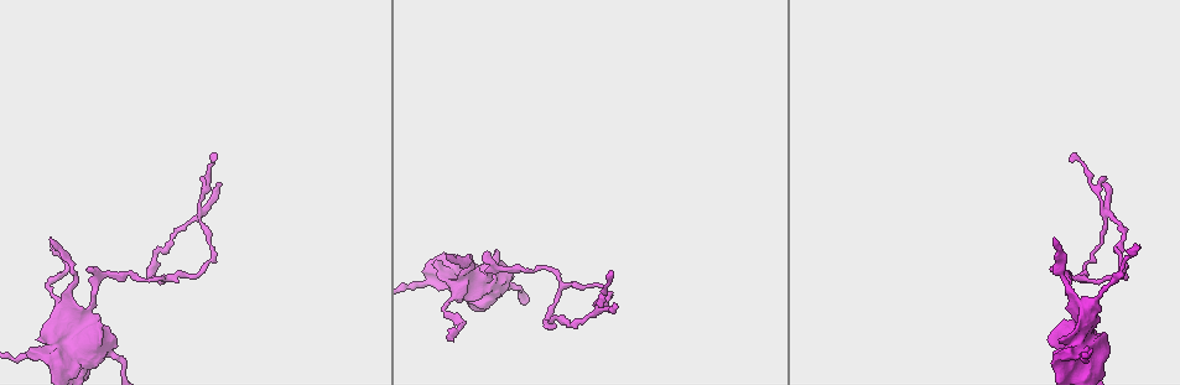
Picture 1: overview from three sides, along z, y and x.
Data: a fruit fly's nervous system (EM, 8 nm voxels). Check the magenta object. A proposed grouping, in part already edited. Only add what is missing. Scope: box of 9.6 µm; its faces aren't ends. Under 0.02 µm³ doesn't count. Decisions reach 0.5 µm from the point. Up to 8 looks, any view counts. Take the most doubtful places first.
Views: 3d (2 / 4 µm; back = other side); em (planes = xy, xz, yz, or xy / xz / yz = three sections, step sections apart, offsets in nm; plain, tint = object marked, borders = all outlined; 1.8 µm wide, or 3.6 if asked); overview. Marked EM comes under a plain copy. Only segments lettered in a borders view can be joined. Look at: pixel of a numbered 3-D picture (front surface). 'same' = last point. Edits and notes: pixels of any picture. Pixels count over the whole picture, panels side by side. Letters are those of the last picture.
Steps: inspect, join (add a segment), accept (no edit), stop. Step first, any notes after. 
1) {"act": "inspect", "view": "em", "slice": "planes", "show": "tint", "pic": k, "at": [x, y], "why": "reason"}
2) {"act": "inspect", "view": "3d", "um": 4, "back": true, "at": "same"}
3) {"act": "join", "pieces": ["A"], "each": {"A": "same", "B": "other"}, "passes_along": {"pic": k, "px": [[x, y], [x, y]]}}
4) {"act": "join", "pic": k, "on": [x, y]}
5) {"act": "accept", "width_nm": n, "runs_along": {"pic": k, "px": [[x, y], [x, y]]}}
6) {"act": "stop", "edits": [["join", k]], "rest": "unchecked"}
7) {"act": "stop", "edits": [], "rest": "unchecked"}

{"act": "inspect", "view": "em", "slice": "xy", "step": 4, "show": "tint", "pic": 1, "at": [1102, 226], "why": "closes a loop"}

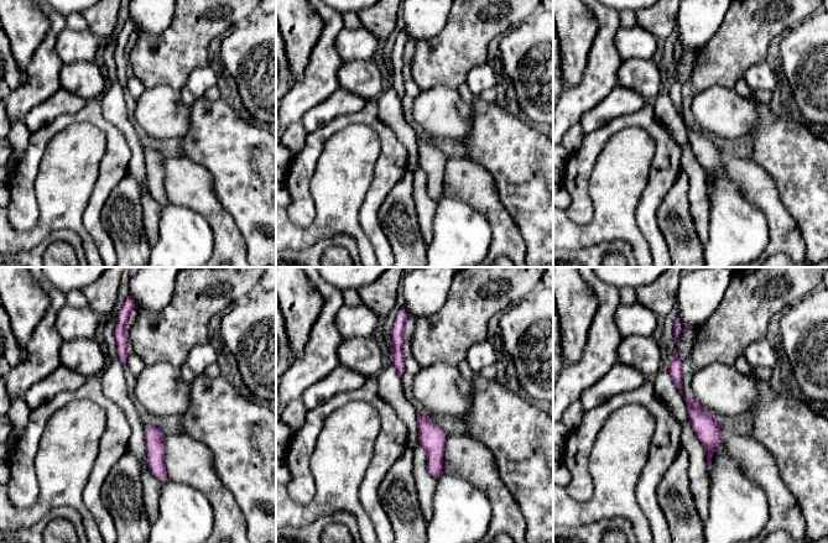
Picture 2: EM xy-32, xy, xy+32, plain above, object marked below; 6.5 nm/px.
{"act": "inspect", "view": "em", "slice": "planes", "show": "borders", "at": "same", "why": "cut it another way"}

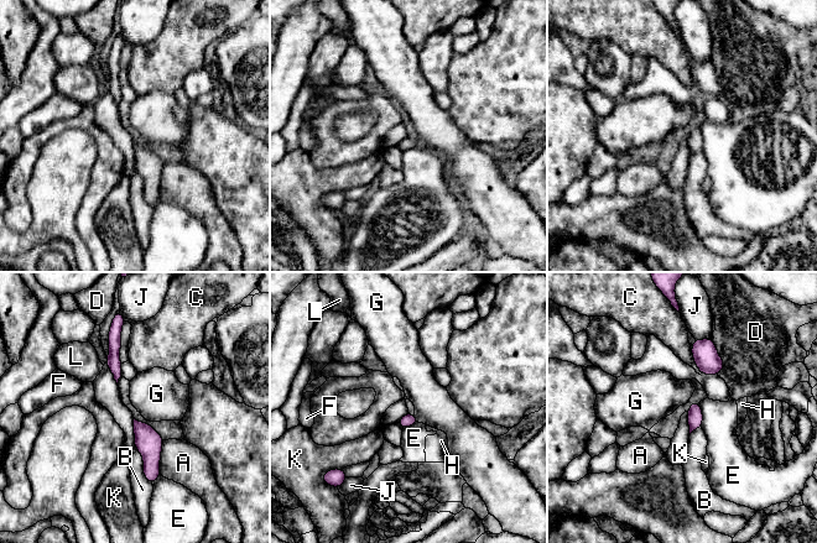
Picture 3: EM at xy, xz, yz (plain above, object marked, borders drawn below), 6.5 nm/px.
{"act": "accept", "each": {"A": "other", "B": "other", "C": "other", "D": "other", "E": "other", "F": "other", "G": "other", "H": "other", "J": "other", "K": "other", "L": "other"}, "border": {"pic": 3, "px": [[414, 414], [419, 422]]}, "found": "no lettered segment goes on from it"}

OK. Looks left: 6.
{"act": "inspect", "view": "em", "slice": "planes", "show": "borders", "pic": 1, "at": [448, 338], "why": "an open end"}

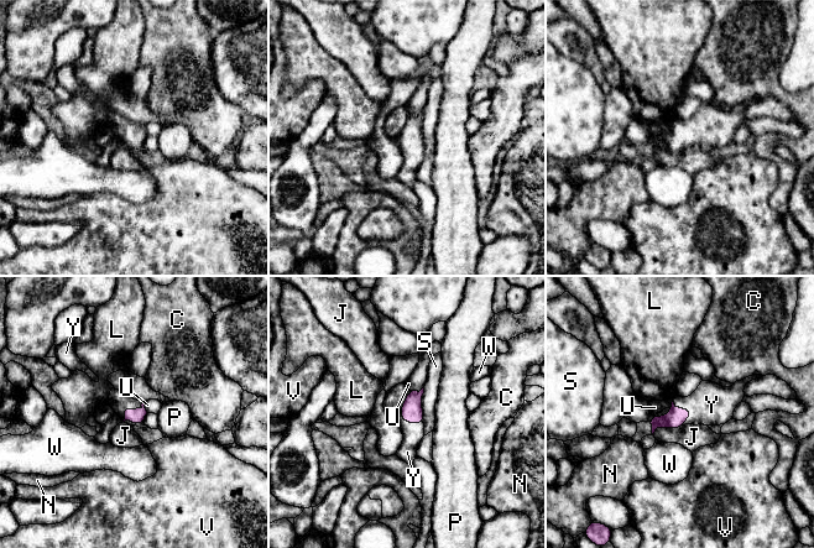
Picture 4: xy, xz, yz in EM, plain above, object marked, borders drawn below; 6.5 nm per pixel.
{"act": "join", "pieces": ["Y"], "each": {"C": "other", "J": "other", "L": "other", "N": "other", "P": "other", "S": "other", "U": "other", "V": "other", "W": "other", "Y": "same"}, "passes_along": {"pic": 4, "px": [[136, 416], [130, 410], [118, 401]]}, "found": "it goes on there"}

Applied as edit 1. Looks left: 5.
{"act": "inspect", "view": "overview", "why": "see it whole again"}

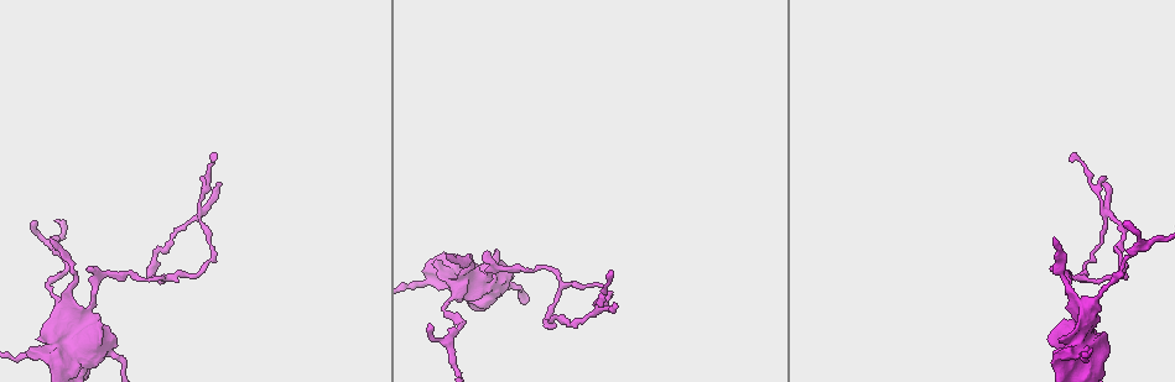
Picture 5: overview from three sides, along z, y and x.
{"act": "inspect", "view": "em", "um": 3.6, "slice": "planes", "show": "tint", "pic": 5, "at": [68, 354], "why": "thick turns thin"}

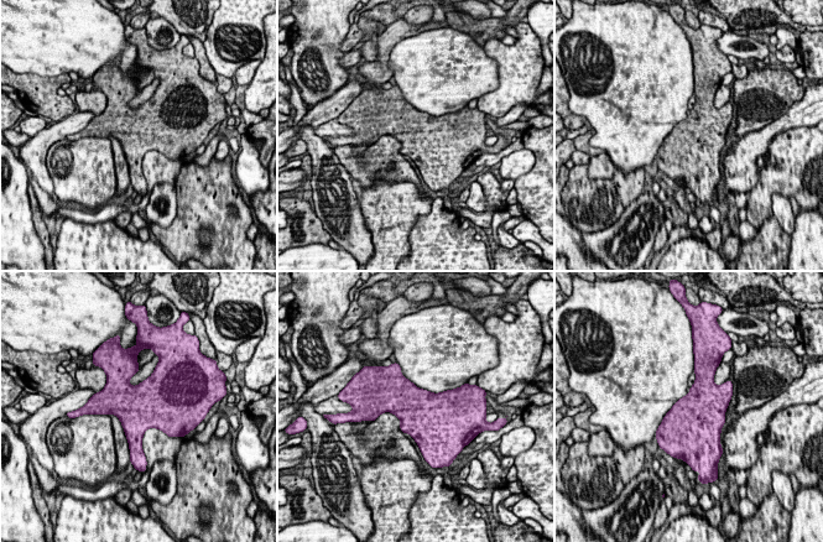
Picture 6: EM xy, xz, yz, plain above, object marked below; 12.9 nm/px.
{"act": "inspect", "view": "em", "um": 3.6, "slice": "planes", "show": "borders", "at": "same"}

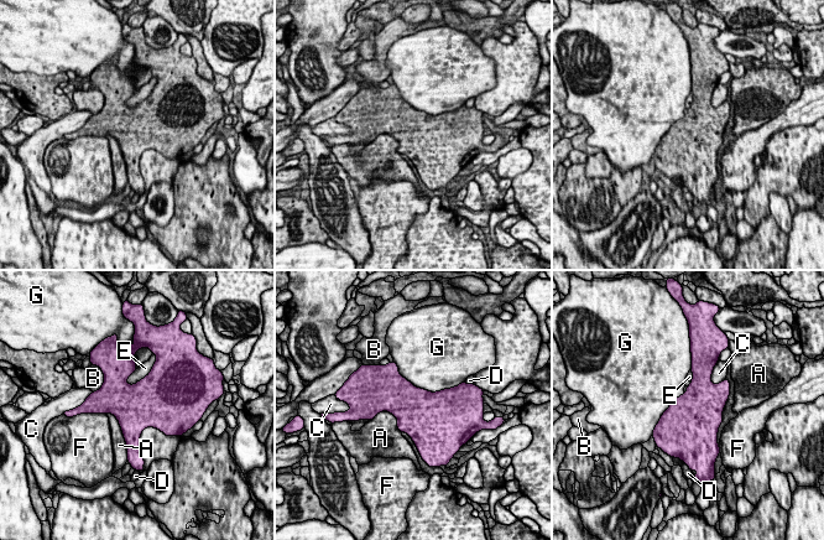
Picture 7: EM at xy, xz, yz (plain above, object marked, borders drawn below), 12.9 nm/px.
{"act": "accept", "longest_contact_nm": ["G", 700], "each": {"A": "other", "B": "other", "C": "other", "D": "other", "E": "other", "F": "other", "G": "other"}, "border": {"pic": 7, "px": [[399, 373], [431, 391], [450, 389]]}, "found": "no lettered segment goes on from it"}

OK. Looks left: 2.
{"act": "stop", "edits": [["join", 4]], "rest": "unchecked"}

